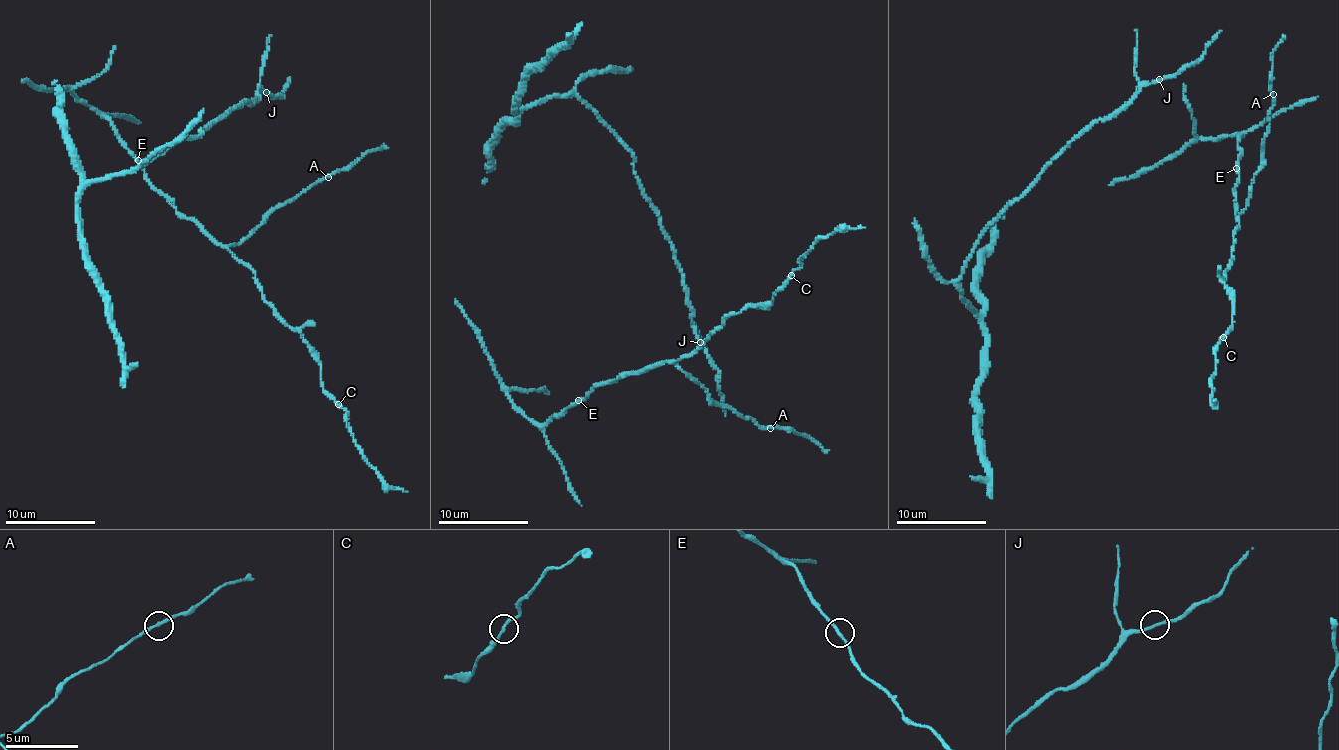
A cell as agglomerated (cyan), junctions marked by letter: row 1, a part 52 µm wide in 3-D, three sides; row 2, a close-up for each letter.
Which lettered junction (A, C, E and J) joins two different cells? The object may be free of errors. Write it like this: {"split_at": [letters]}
{"split_at": []}

